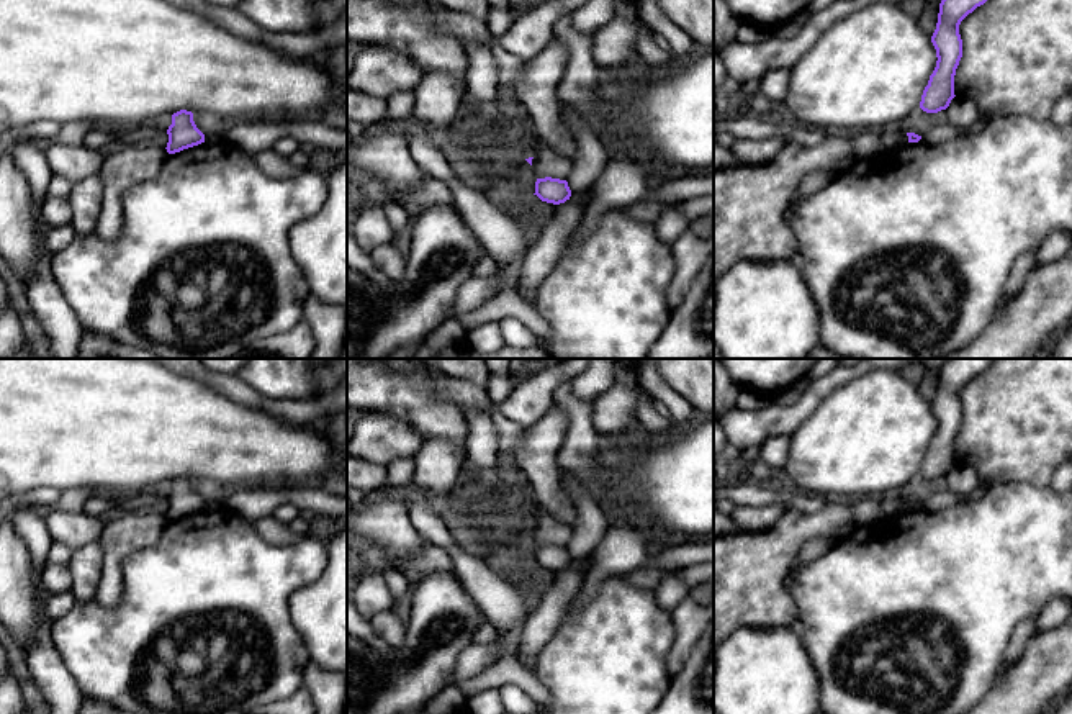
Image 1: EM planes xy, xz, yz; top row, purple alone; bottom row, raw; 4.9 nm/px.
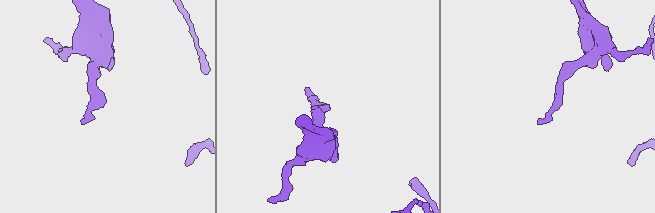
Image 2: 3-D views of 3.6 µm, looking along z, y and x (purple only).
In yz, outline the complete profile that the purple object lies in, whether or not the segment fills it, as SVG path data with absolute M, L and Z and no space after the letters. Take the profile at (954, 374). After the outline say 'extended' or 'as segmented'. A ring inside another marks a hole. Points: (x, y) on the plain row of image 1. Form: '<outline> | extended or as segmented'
M948 359L939 370L931 409L936 416L936 434L923 457L920 475L926 480L946 477L954 462L954 442L962 424L961 388L995 359Z | as segmented

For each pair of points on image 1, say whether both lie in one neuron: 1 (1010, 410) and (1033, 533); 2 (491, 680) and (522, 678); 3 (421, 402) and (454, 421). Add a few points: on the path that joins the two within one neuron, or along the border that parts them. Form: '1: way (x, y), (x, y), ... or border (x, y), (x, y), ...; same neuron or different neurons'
1: border (994, 483), (1028, 482), (1038, 487), (1049, 487); different neurons
2: way (499, 677), (514, 677); same neuron
3: way (429, 410), (445, 421); same neuron

